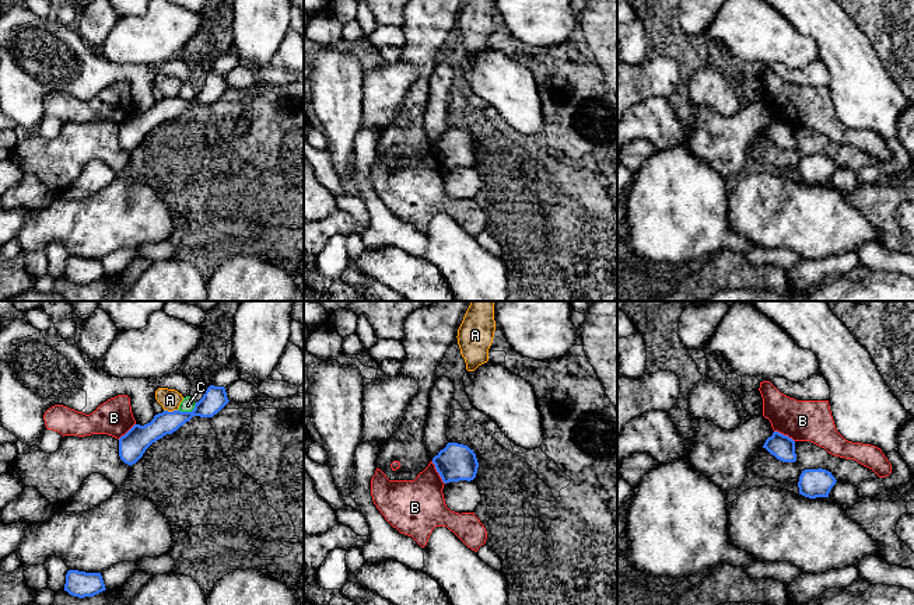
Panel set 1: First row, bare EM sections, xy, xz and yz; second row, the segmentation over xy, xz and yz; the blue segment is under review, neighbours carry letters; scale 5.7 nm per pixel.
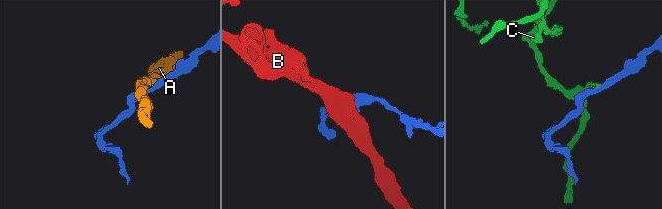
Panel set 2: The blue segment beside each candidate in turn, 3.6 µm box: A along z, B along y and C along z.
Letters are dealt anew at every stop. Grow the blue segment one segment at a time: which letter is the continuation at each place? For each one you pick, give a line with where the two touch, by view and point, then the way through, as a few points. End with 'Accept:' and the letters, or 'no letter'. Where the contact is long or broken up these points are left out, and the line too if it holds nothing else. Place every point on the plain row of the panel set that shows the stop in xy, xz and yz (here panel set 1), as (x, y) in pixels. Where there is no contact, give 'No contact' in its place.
Accept: no letter

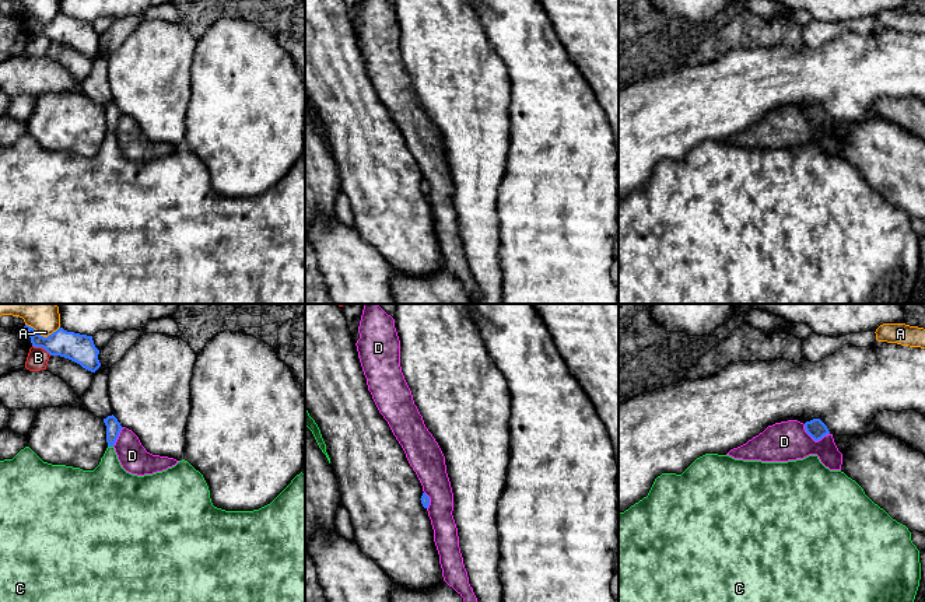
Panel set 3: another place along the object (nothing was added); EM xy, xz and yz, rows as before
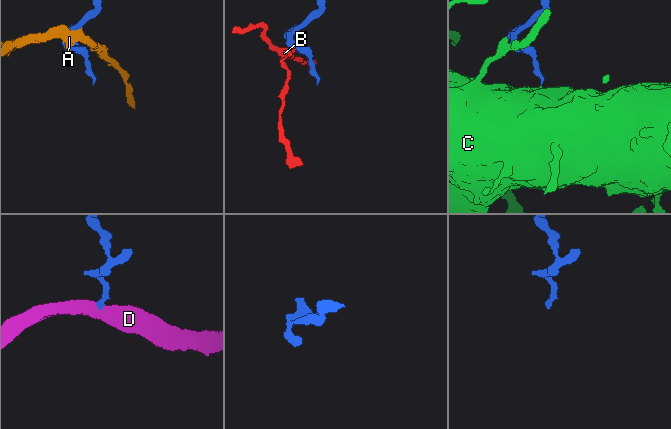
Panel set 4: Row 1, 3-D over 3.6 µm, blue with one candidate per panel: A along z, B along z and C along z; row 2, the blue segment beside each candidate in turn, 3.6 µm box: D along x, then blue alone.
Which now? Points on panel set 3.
C: Touches blue at xy (111, 132). Path across: xy (114, 114), (111, 132), (108, 175)
Accept: C

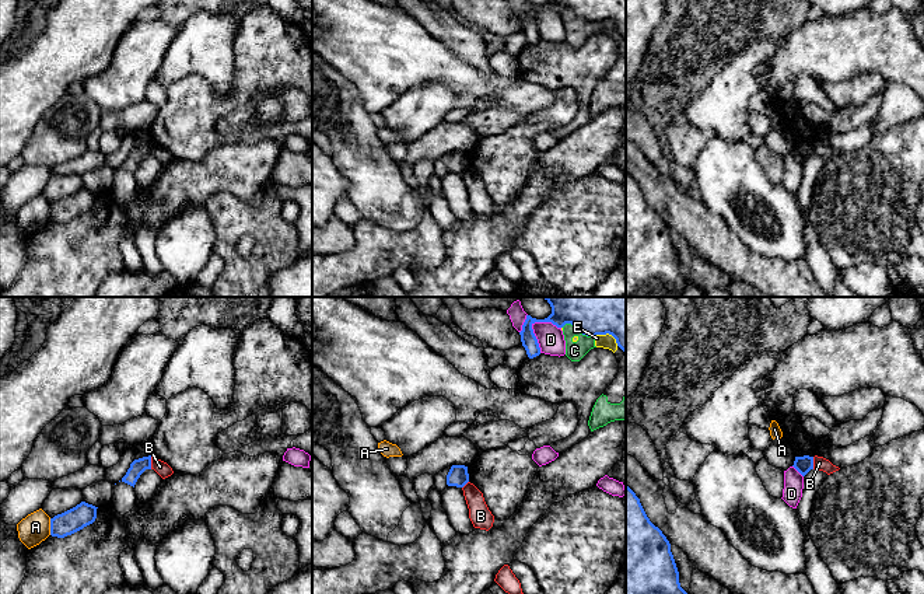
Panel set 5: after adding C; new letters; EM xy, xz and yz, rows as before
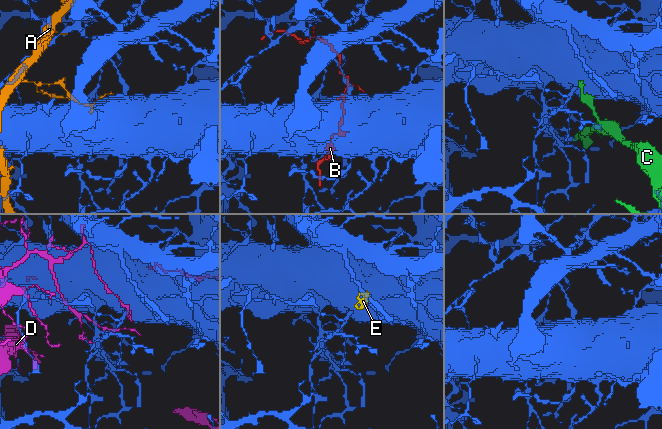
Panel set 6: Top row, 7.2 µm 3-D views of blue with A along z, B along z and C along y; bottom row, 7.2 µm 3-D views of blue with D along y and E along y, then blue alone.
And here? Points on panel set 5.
Accept: no letter

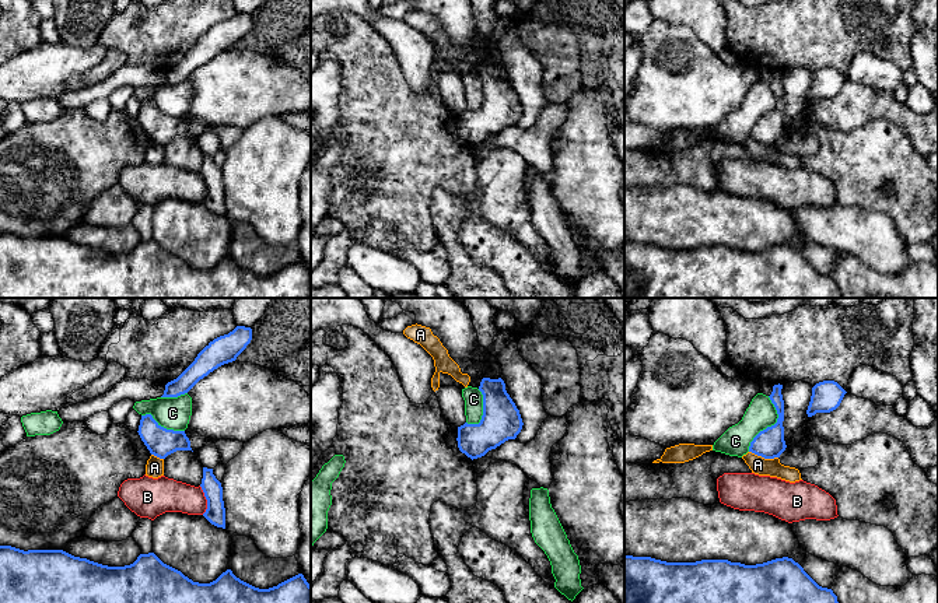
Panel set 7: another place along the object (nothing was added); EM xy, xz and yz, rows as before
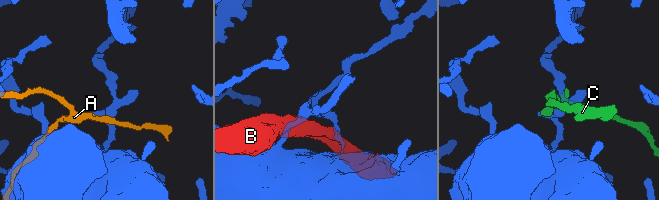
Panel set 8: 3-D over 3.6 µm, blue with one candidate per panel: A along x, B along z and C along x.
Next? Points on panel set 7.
Accept: no letter

